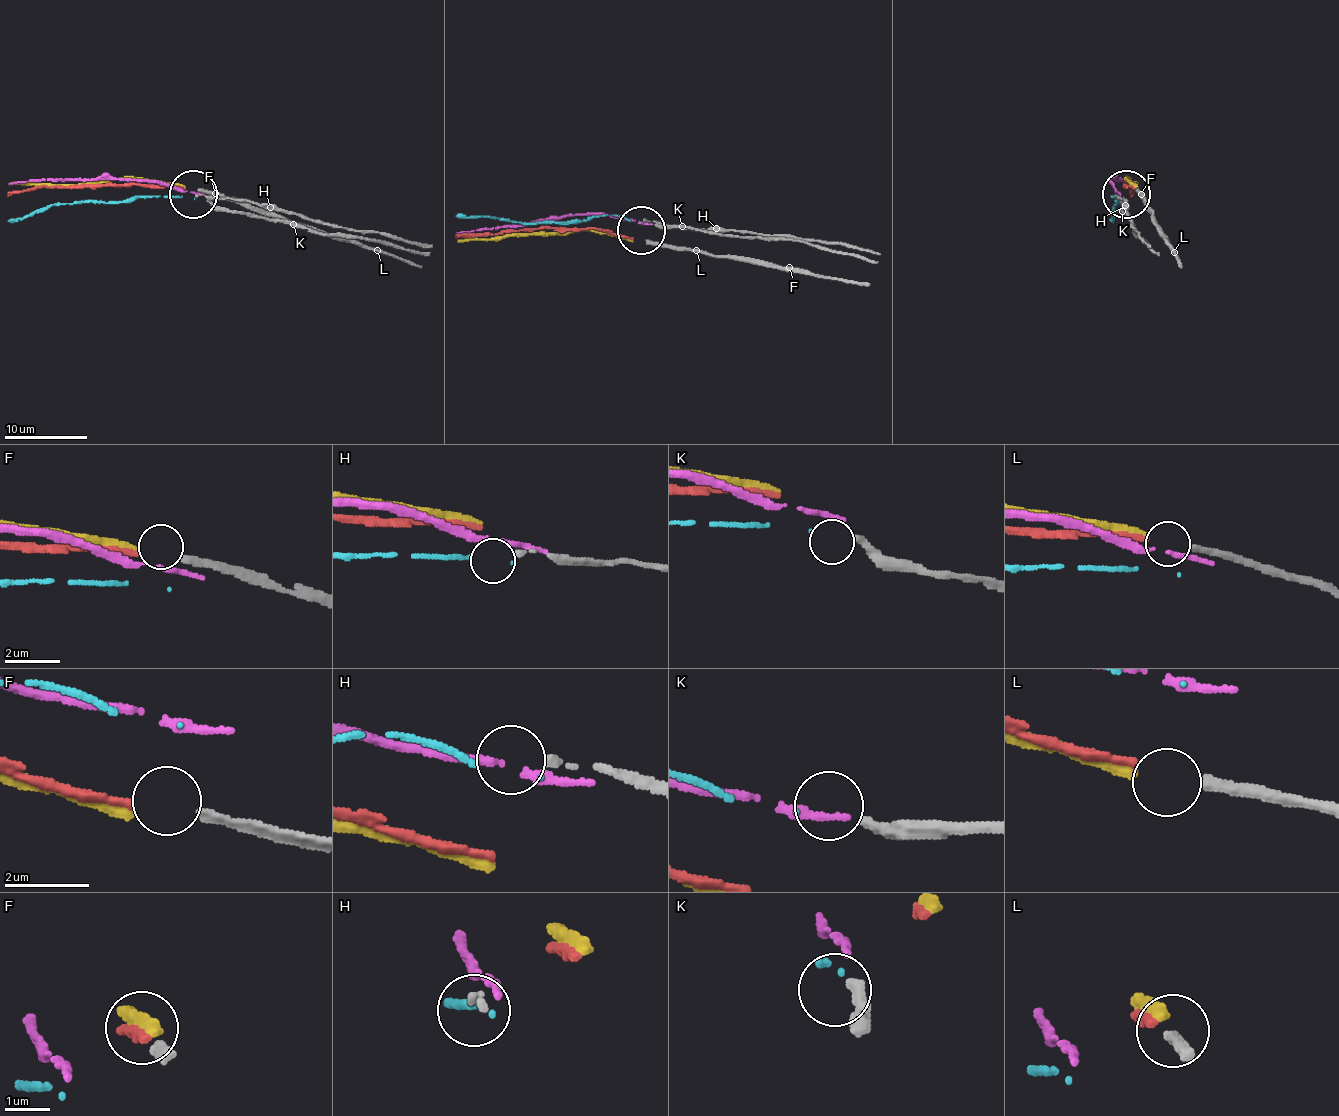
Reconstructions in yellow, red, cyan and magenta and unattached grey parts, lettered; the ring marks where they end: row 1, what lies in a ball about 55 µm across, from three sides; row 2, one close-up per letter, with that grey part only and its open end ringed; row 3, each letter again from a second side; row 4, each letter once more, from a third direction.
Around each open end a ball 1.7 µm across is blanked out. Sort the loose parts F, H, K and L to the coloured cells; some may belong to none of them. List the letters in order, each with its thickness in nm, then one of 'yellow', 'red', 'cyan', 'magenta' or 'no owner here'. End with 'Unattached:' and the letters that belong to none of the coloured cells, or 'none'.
F: calibre 220 nm; red
H: calibre 170 nm; no owner here
K: calibre 240 nm; cyan
L: calibre 240 nm; yellow
Unattached: H

